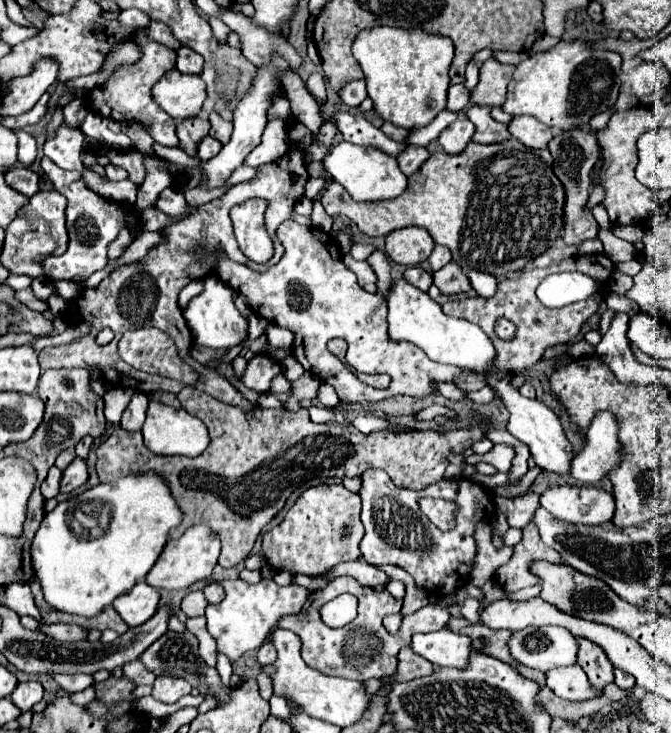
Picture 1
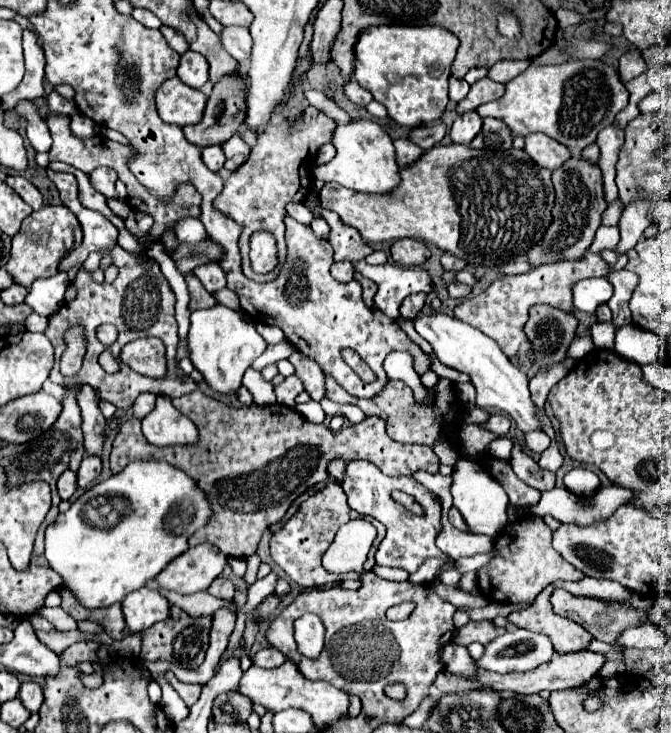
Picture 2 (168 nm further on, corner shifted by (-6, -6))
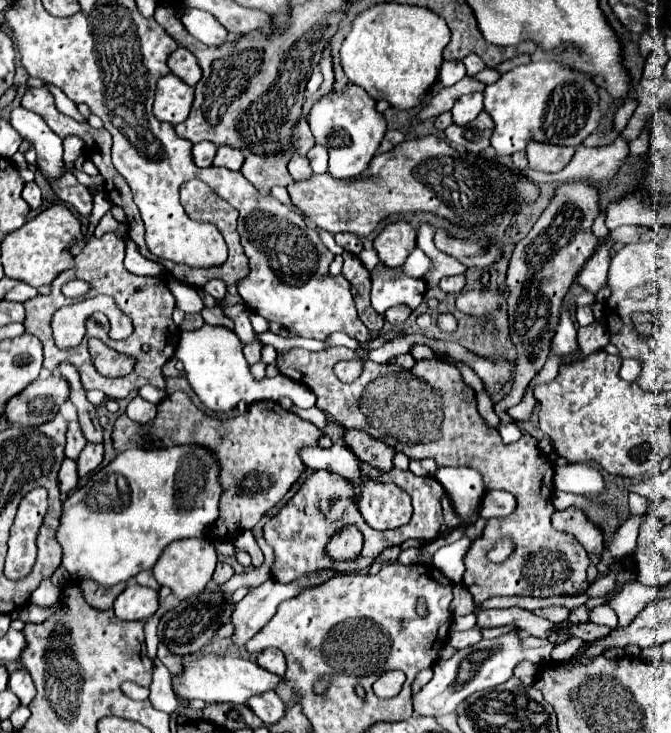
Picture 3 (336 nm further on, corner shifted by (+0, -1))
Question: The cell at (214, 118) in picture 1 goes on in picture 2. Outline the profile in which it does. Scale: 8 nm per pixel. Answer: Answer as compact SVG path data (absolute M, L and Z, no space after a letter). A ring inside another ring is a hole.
M235 133L231 139L227 139L223 145L223 151L225 151L225 169L229 171L235 171L241 163L247 161L247 155L249 155L249 145L241 139L239 133Z

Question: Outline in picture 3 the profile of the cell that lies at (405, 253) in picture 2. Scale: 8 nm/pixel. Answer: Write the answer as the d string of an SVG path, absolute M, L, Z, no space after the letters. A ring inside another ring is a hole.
M403 220L389 222L373 242L379 260L391 268L401 266L415 248L415 234L413 226Z

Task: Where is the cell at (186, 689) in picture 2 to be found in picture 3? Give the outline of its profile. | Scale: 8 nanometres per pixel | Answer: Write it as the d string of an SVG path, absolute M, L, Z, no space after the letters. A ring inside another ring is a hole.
M159 644L159 648L157 648L157 658L171 670L171 674L177 674L177 670L181 670L181 658L175 656L173 652L169 652L163 644Z

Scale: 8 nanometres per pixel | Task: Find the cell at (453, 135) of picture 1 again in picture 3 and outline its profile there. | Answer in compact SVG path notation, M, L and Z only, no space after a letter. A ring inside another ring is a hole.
M473 92L467 96L461 96L459 102L453 106L453 120L455 124L463 126L477 118L477 114L483 110L483 92Z

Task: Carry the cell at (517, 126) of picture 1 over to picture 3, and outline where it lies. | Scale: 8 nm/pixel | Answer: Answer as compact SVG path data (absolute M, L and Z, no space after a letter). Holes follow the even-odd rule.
M529 142L527 146L527 158L529 168L541 170L541 172L559 172L563 170L575 154L575 148L565 146L553 146L553 144L541 144L541 142Z

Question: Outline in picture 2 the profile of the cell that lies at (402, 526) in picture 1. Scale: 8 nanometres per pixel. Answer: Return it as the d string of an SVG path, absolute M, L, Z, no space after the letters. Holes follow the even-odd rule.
M351 461L351 463L347 463L347 477L341 483L341 487L345 489L345 493L349 497L351 509L355 509L357 513L371 515L387 527L387 535L375 553L377 565L397 567L407 573L415 573L427 559L441 559L443 561L441 571L449 571L455 567L455 561L447 553L443 553L435 543L437 535L443 529L441 527L441 501L433 491L423 487L419 481L415 481L415 477L387 477L375 465L367 463L367 461ZM393 489L401 489L401 491L413 495L417 499L417 503L427 511L427 515L417 517L411 511L407 511L403 505L399 505L391 497Z

